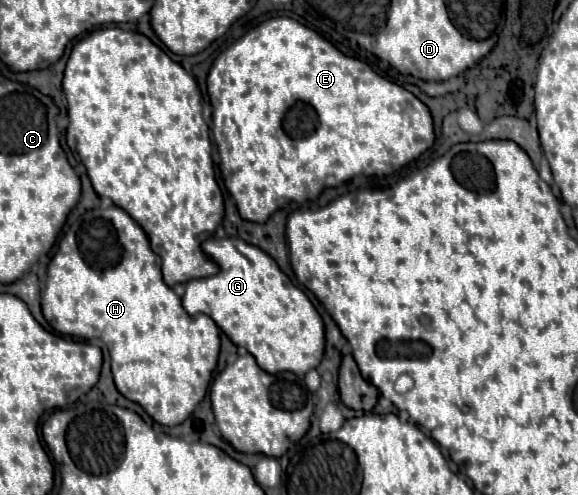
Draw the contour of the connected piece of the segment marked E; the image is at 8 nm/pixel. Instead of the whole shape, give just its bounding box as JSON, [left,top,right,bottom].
[208,16,436,222]

